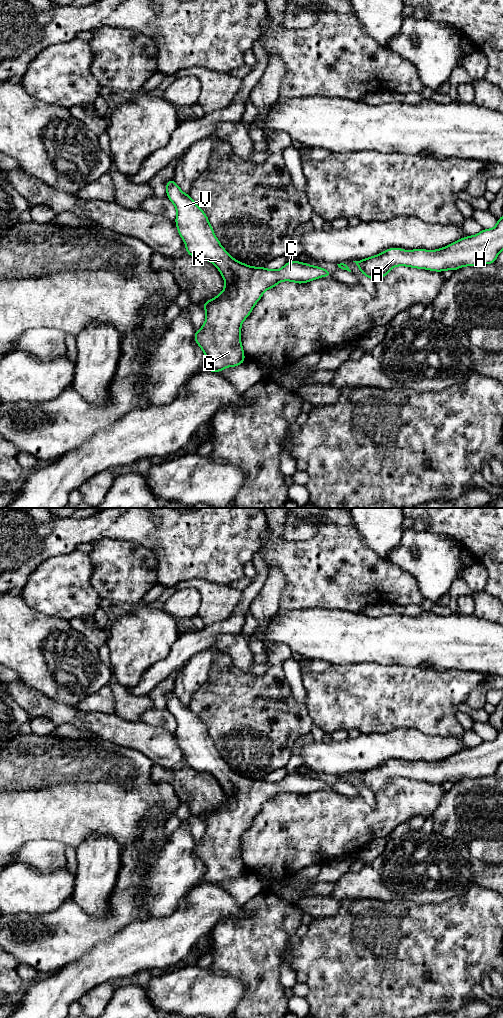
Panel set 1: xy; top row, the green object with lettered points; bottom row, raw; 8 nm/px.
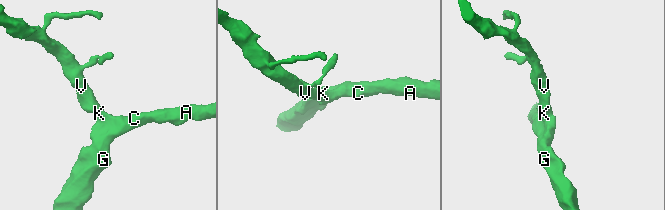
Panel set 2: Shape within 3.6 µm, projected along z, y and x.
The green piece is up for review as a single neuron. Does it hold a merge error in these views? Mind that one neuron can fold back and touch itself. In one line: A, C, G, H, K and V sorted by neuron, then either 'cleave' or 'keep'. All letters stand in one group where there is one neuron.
groups A C G H K V; keep

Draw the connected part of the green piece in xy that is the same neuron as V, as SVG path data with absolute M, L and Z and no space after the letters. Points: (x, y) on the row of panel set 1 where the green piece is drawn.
M170 179L165 187L167 197L174 204L177 211L175 223L179 235L186 244L186 252L196 259L212 262L225 281L223 291L212 300L203 303L206 320L202 328L195 331L195 342L206 355L206 361L201 371L221 372L226 367L238 366L245 362L243 346L240 340L241 324L250 315L263 293L267 289L275 287L281 281L293 281L302 284L316 280L319 277L331 277L331 272L297 260L287 262L279 270L252 267L235 260L222 247L214 234L207 215L193 201L190 195L183 193L174 179Z

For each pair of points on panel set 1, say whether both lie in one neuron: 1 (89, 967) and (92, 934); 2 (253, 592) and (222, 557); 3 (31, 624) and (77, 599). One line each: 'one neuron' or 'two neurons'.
1: two neurons
2: two neurons
3: two neurons

